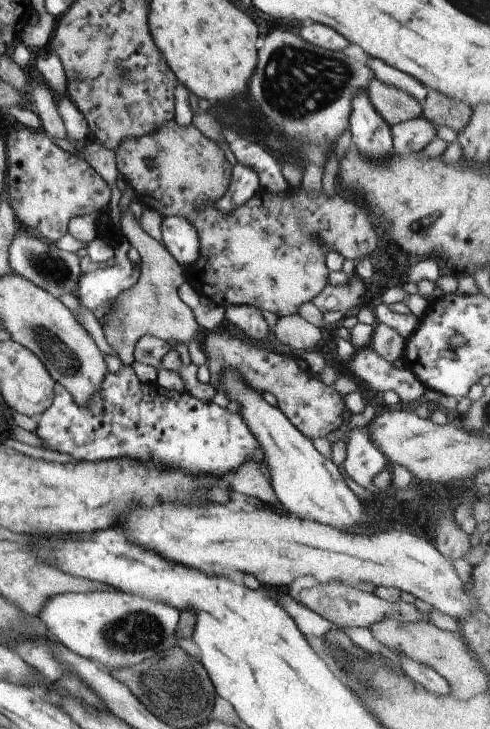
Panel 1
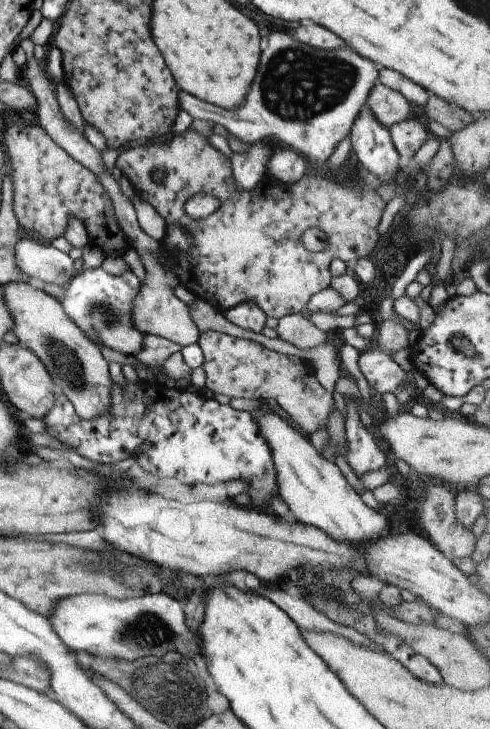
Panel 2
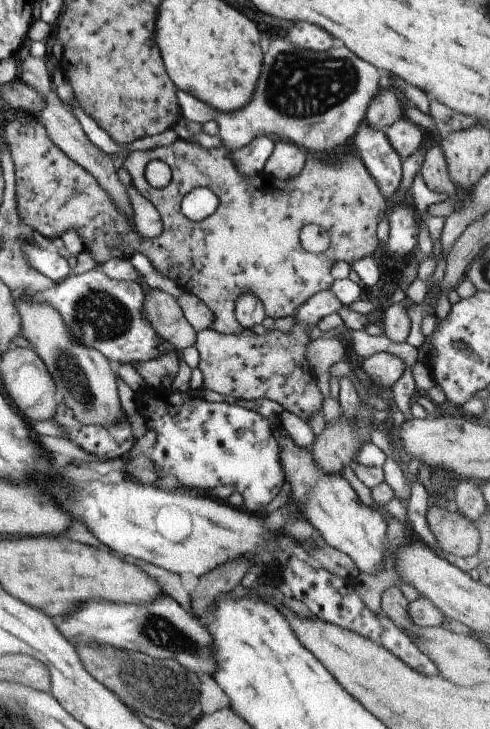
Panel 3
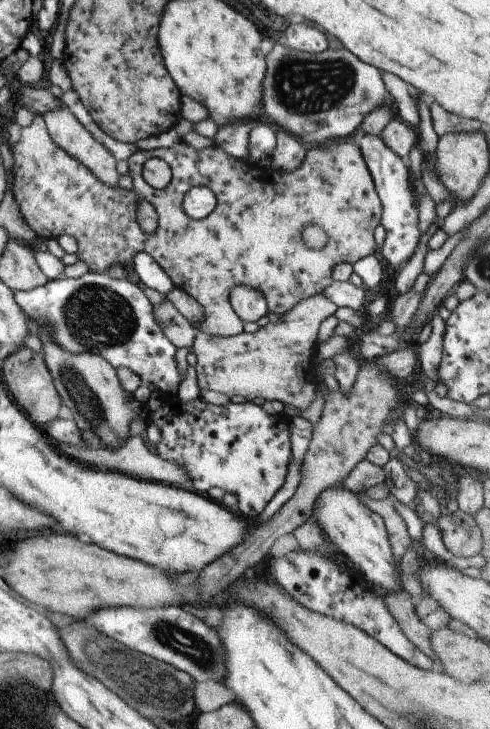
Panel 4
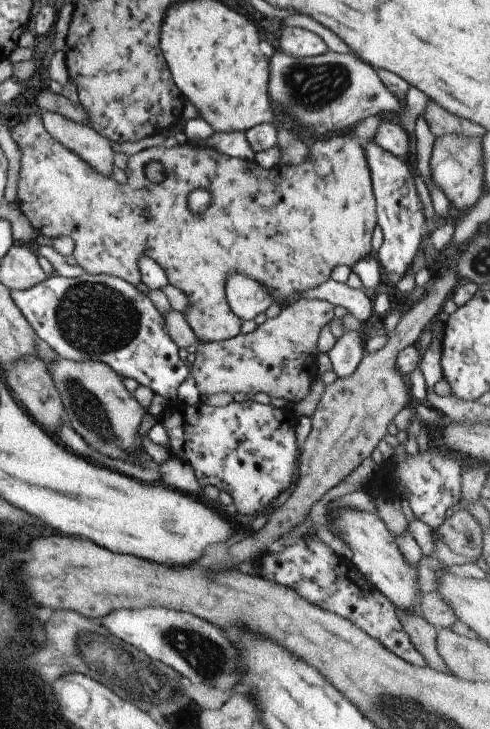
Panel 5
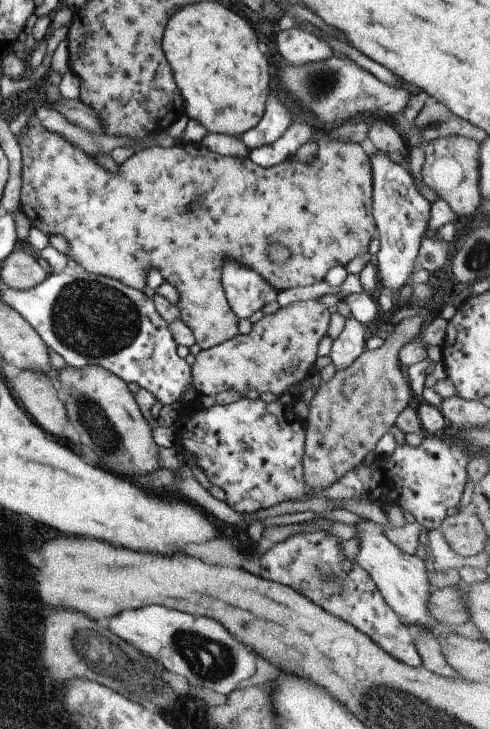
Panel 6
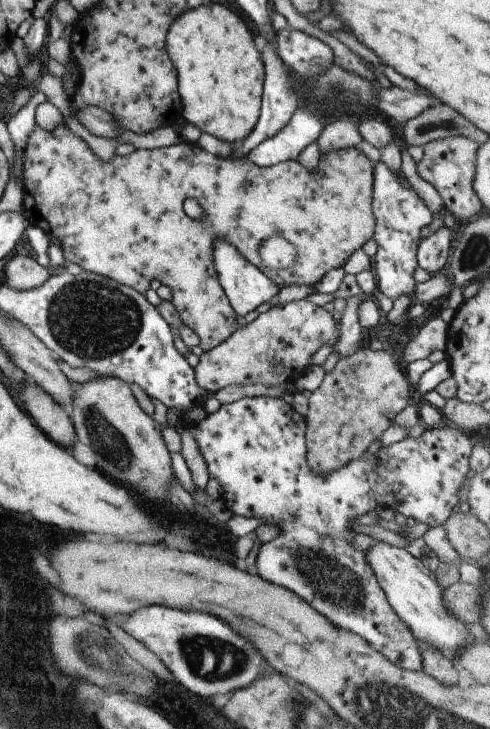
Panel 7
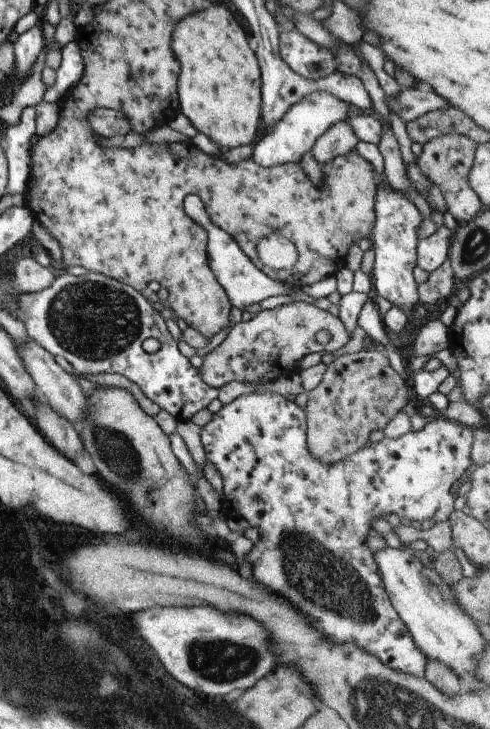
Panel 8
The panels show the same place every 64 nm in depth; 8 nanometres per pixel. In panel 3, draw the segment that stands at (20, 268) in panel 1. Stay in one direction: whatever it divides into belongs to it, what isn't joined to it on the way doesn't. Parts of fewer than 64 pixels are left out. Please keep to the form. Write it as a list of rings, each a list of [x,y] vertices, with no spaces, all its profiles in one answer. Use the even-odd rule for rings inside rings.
[[[40,240],[37,246],[33,246],[29,241],[24,242],[22,250],[26,254],[28,264],[52,282],[64,282],[64,279],[71,275],[72,268],[67,258],[59,254],[56,248],[43,241]]]

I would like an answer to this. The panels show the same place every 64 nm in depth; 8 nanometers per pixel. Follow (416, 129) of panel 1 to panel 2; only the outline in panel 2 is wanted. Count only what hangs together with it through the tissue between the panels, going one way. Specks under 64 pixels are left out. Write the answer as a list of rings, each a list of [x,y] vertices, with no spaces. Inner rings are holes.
[[[416,116],[394,124],[389,128],[394,148],[399,154],[399,166],[403,169],[410,162],[420,146],[428,140],[425,122]]]

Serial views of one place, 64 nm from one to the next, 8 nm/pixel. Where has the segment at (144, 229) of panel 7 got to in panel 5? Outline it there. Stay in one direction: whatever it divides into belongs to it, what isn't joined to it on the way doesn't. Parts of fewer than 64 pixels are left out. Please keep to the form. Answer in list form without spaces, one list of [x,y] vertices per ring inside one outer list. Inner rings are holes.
[[[34,114],[26,117],[26,123],[20,122],[11,130],[12,140],[16,142],[16,146],[20,148],[20,170],[18,170],[18,190],[16,194],[16,200],[22,214],[32,224],[32,227],[39,236],[49,241],[53,238],[59,237],[60,235],[69,236],[74,240],[74,252],[73,256],[76,259],[78,267],[86,273],[98,275],[98,274],[110,274],[112,276],[124,279],[126,282],[138,286],[141,282],[140,270],[138,270],[138,260],[142,256],[150,256],[152,260],[156,260],[160,266],[166,272],[168,282],[170,285],[180,288],[186,296],[188,296],[188,308],[184,312],[186,322],[190,325],[190,328],[194,330],[198,342],[222,342],[228,338],[232,338],[240,333],[240,326],[242,326],[241,318],[230,308],[226,298],[226,280],[228,276],[232,274],[242,274],[242,276],[248,276],[252,278],[254,282],[266,286],[270,290],[270,296],[272,296],[272,302],[278,304],[282,308],[287,304],[292,304],[297,300],[303,299],[304,292],[308,290],[314,290],[318,288],[320,284],[328,282],[330,274],[336,266],[348,265],[351,268],[360,259],[365,258],[368,254],[373,254],[372,250],[372,233],[374,228],[378,225],[376,216],[376,198],[374,198],[372,175],[370,167],[368,166],[366,155],[363,149],[362,143],[346,134],[331,134],[318,141],[311,142],[310,155],[308,160],[305,160],[302,164],[296,166],[282,166],[276,165],[274,168],[265,169],[260,165],[256,164],[255,160],[246,160],[238,157],[228,156],[224,153],[220,153],[214,150],[212,147],[199,147],[192,143],[184,143],[177,147],[151,147],[143,149],[134,155],[128,157],[128,163],[126,164],[126,176],[128,182],[126,184],[118,184],[115,179],[108,178],[100,174],[95,168],[90,166],[89,162],[84,162],[83,158],[76,156],[74,152],[64,148],[63,144],[60,144],[58,140],[52,138],[51,134],[44,128],[43,120],[40,114]],[[148,162],[160,162],[164,168],[166,168],[166,178],[160,182],[160,184],[154,184],[146,178],[144,174],[144,168]],[[196,188],[204,188],[210,192],[210,206],[202,212],[202,214],[194,214],[190,208],[188,208],[188,196],[192,190]]]

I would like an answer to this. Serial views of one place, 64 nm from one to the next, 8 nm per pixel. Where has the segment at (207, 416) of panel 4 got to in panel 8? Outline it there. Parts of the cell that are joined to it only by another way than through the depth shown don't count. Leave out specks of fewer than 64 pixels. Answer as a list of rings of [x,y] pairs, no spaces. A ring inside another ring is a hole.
[[[252,392],[236,398],[234,401],[225,404],[222,408],[213,414],[212,420],[205,426],[201,427],[201,442],[205,451],[206,458],[214,464],[214,468],[218,470],[220,478],[222,478],[223,497],[221,500],[221,509],[224,514],[231,518],[242,518],[252,526],[260,530],[260,540],[253,544],[252,550],[248,552],[245,560],[252,566],[253,580],[258,584],[268,586],[272,593],[280,594],[280,597],[286,598],[288,602],[292,602],[296,608],[300,608],[302,616],[308,620],[310,626],[314,626],[314,630],[318,630],[324,640],[328,642],[338,642],[338,644],[348,644],[354,642],[360,649],[366,650],[368,654],[372,654],[384,662],[384,664],[394,670],[403,671],[404,674],[412,674],[416,678],[425,676],[425,668],[427,658],[426,655],[416,646],[412,635],[398,616],[396,610],[390,602],[388,593],[384,588],[384,583],[380,574],[378,574],[378,566],[374,562],[374,552],[364,544],[366,536],[370,534],[372,522],[386,518],[390,514],[398,516],[398,518],[406,518],[406,520],[431,520],[432,522],[446,522],[450,518],[450,514],[454,509],[454,502],[457,498],[457,486],[463,481],[465,476],[469,474],[468,468],[474,462],[471,459],[471,448],[473,441],[473,429],[467,426],[460,426],[456,422],[448,420],[446,417],[438,413],[434,418],[429,420],[427,424],[419,432],[410,431],[400,438],[386,438],[380,442],[370,442],[364,444],[360,450],[356,450],[354,454],[346,456],[344,460],[336,462],[336,464],[324,464],[322,460],[316,460],[306,444],[307,432],[307,416],[305,410],[302,410],[294,401],[288,400],[276,392]]]

